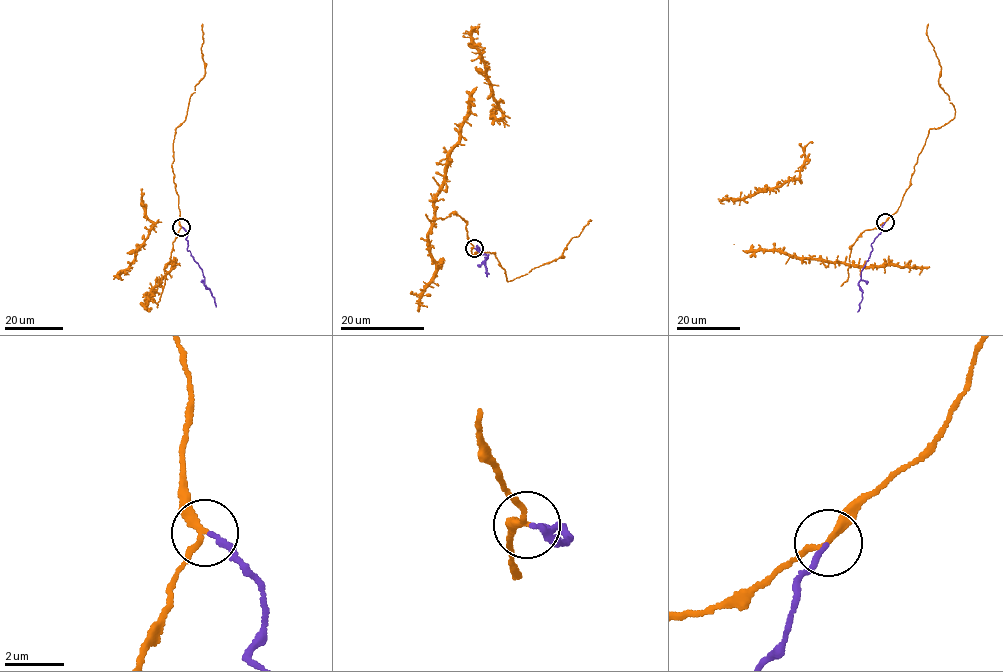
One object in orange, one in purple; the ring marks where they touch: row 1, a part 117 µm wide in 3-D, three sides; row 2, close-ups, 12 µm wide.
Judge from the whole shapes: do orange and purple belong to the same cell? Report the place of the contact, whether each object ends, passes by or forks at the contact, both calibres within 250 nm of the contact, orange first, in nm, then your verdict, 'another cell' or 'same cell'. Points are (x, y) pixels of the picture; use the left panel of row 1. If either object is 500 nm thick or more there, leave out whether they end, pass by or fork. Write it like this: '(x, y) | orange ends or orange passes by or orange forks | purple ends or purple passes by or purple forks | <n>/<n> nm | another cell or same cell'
(181, 227) | orange passes by | purple ends | 220/180 nm | another cell

